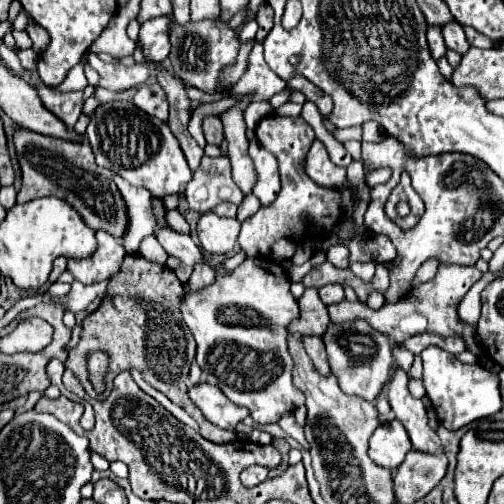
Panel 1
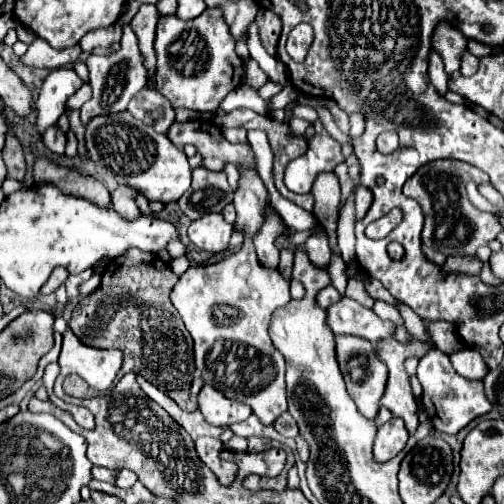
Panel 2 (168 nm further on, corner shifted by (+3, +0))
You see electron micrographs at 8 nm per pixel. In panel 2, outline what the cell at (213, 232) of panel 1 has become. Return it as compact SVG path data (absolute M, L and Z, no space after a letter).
M207 213L189 225L191 243L207 253L223 253L229 245L233 225L229 225L221 213Z

